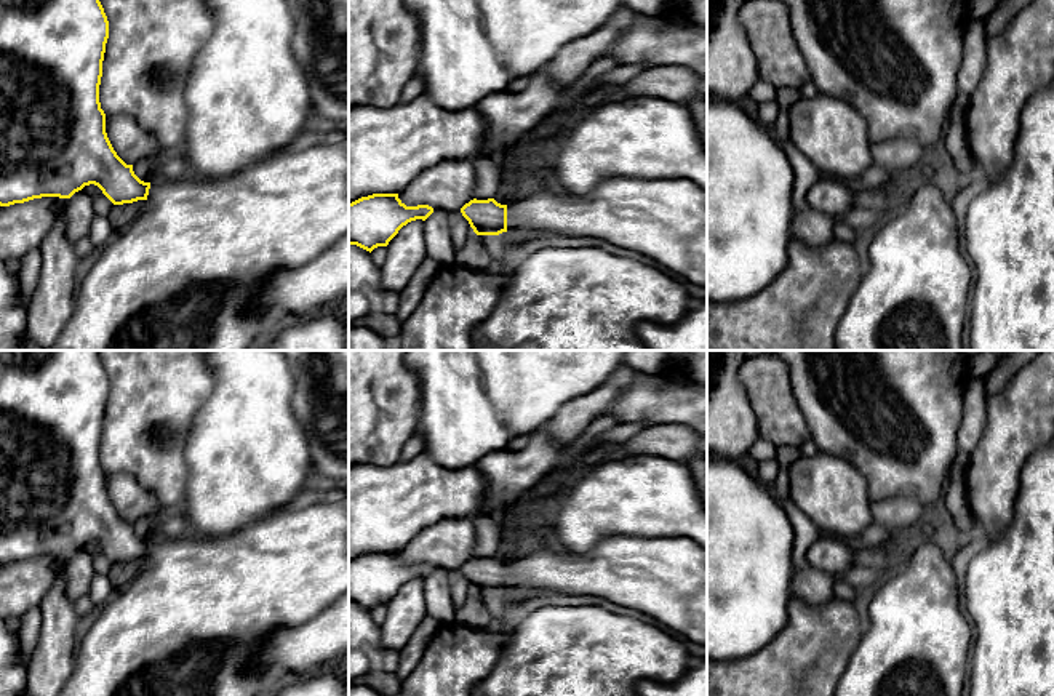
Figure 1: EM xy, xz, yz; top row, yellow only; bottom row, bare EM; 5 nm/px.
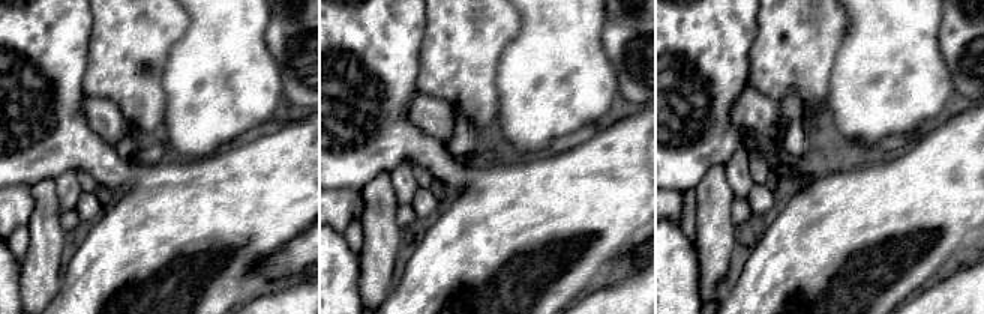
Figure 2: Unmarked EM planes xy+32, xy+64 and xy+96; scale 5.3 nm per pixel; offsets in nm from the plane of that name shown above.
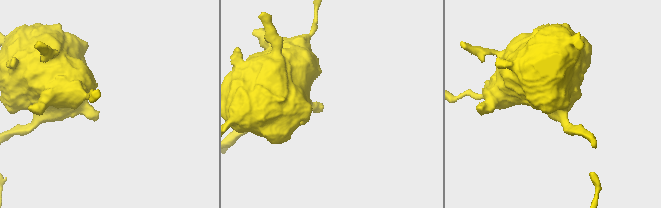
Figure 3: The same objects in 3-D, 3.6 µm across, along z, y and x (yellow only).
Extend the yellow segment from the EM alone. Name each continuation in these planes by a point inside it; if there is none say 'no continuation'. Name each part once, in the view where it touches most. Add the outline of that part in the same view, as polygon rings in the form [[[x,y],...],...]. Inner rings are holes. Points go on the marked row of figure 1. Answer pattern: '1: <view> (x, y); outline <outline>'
1: xz (666, 220); outline [[[609,176],[584,195],[537,181],[507,205],[507,232],[601,238],[653,259],[681,282],[707,286],[707,189],[681,178]]]

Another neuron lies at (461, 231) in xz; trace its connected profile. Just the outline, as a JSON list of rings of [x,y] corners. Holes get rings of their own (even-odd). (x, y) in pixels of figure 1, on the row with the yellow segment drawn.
[[[461,210],[449,213],[451,242],[456,250],[462,248],[465,242],[475,235],[469,221],[462,216]]]

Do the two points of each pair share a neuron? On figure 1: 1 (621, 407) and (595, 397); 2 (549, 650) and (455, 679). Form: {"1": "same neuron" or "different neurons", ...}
{"1": "different neurons", "2": "different neurons"}

